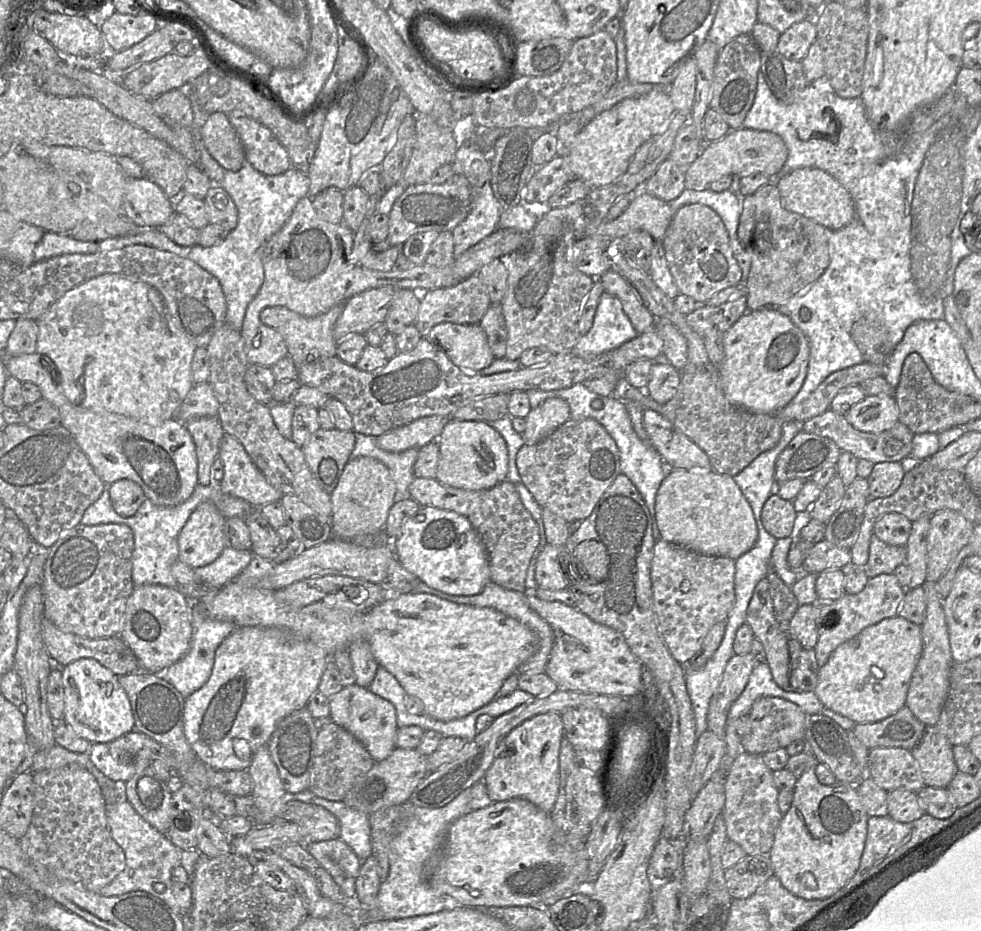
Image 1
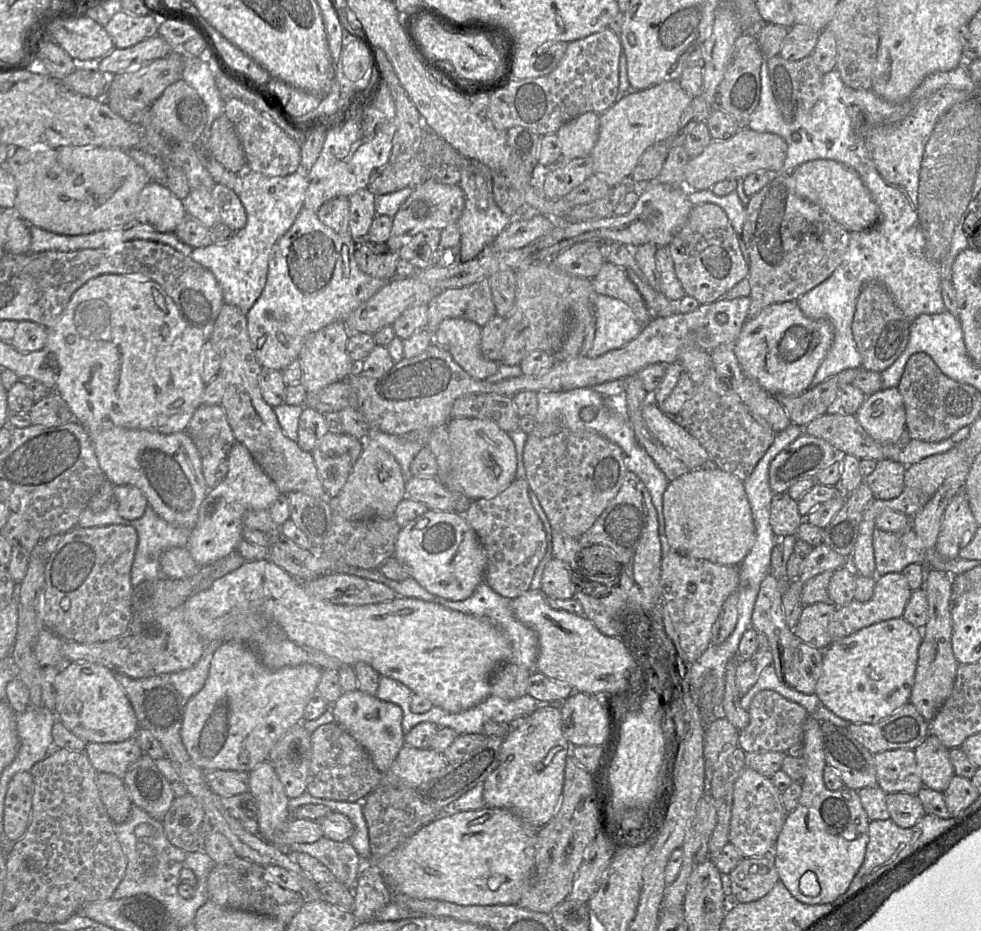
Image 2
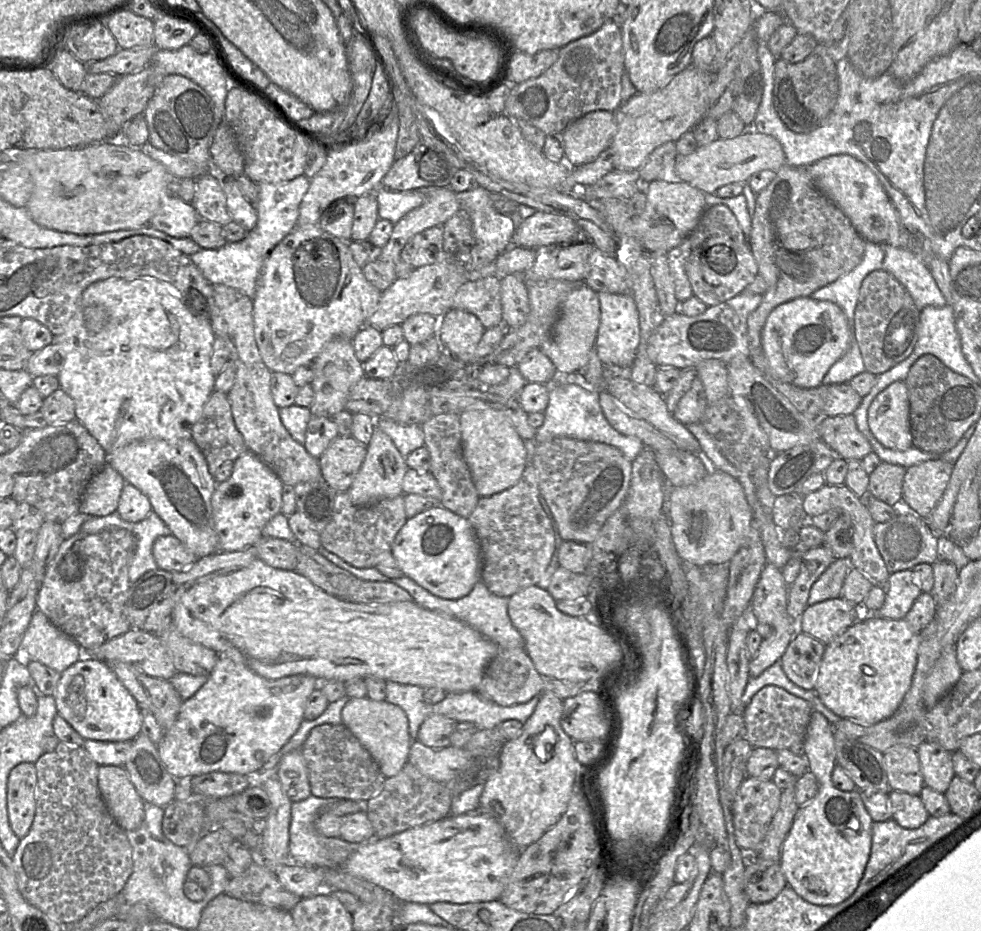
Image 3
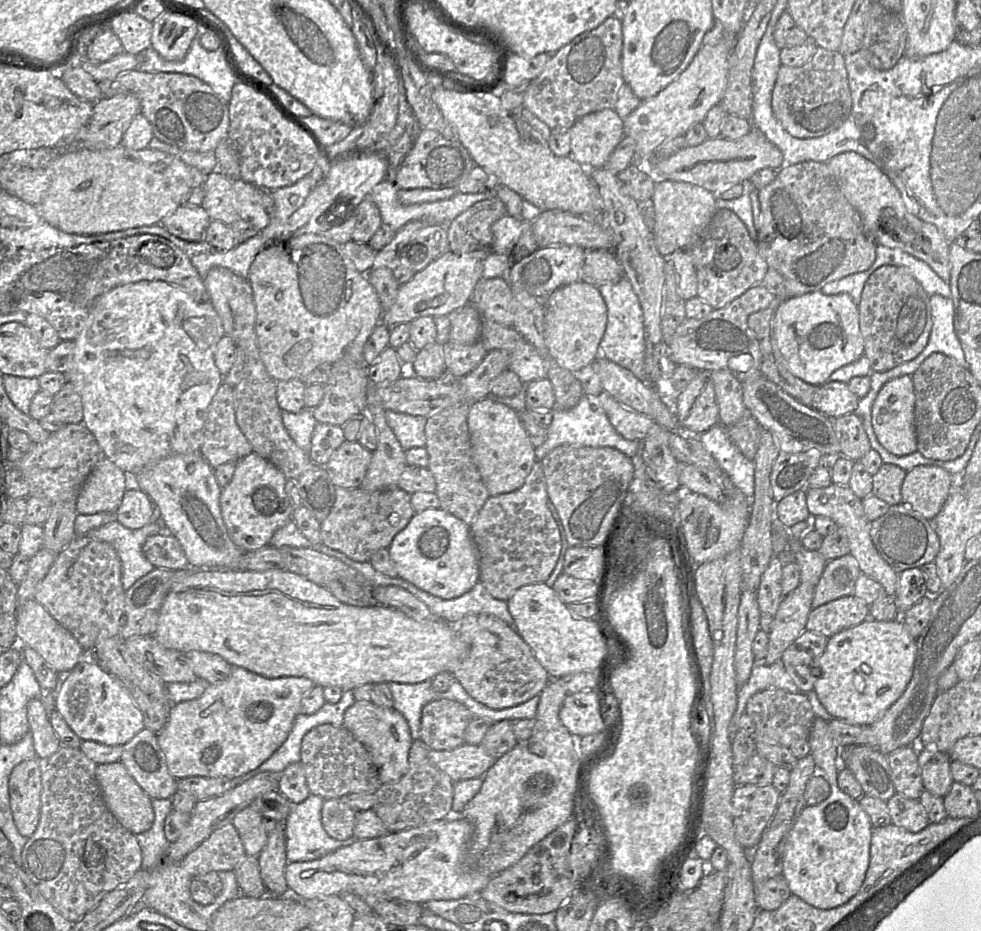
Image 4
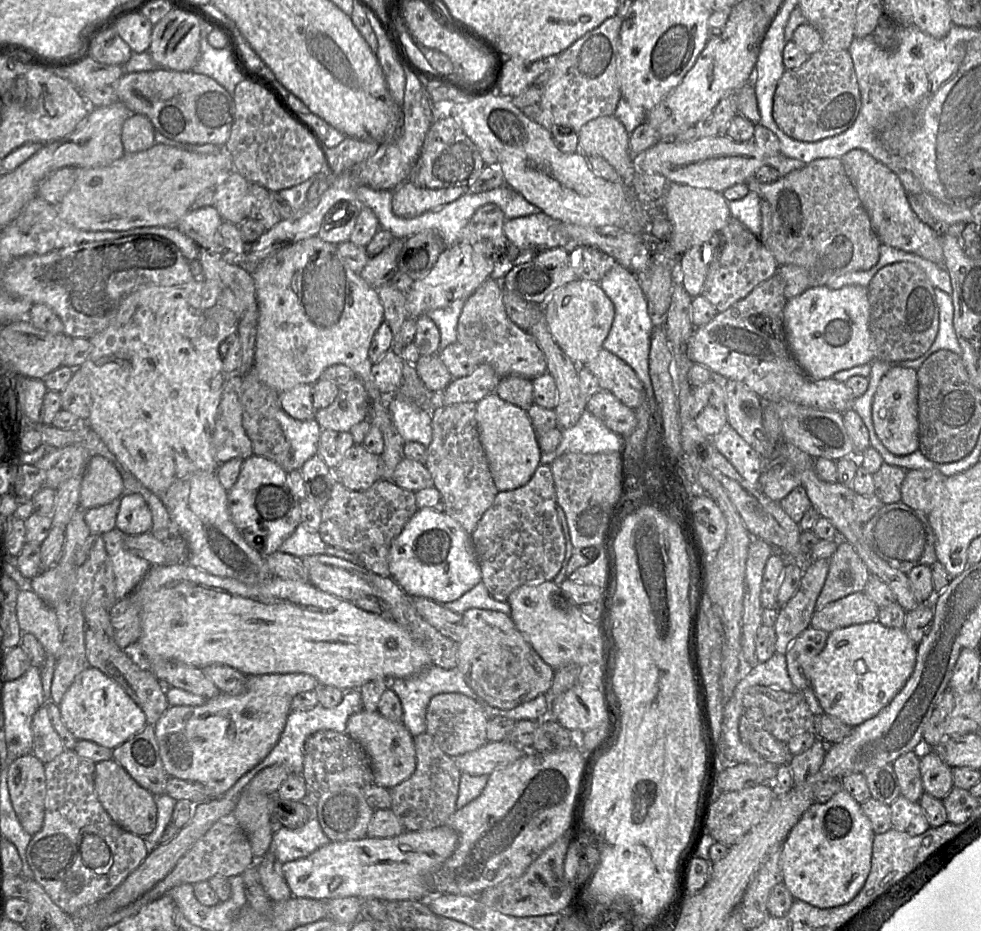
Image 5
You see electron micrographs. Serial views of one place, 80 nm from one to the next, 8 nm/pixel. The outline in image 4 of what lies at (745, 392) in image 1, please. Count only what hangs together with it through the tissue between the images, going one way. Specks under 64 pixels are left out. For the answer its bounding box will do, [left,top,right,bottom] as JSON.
[771,290,864,385]

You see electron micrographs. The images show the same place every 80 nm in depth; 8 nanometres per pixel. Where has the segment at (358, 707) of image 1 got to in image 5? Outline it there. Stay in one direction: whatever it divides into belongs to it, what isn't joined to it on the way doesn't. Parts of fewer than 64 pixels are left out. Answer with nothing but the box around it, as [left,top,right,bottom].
[346,709,415,789]

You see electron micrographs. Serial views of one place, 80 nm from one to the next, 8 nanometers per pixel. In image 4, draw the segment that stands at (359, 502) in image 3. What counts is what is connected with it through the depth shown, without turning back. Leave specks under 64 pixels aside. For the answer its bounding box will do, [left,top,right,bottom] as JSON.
[360,406,407,491]

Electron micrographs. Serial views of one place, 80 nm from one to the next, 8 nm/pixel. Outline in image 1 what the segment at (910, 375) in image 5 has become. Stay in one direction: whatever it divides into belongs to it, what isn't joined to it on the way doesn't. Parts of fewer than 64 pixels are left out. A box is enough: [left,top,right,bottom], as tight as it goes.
[844,396,899,433]

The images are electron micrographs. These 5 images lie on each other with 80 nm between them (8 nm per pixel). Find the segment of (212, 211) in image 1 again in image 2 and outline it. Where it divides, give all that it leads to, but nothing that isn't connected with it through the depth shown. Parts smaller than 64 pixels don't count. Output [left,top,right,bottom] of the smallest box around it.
[211,183,247,231]

